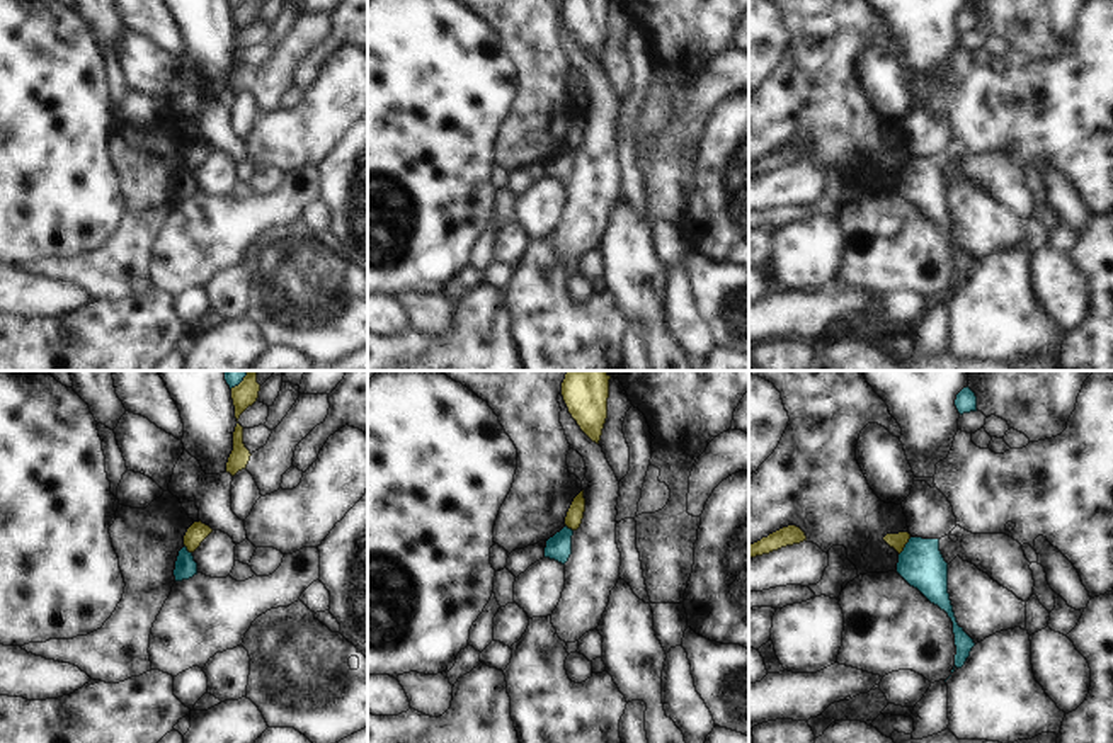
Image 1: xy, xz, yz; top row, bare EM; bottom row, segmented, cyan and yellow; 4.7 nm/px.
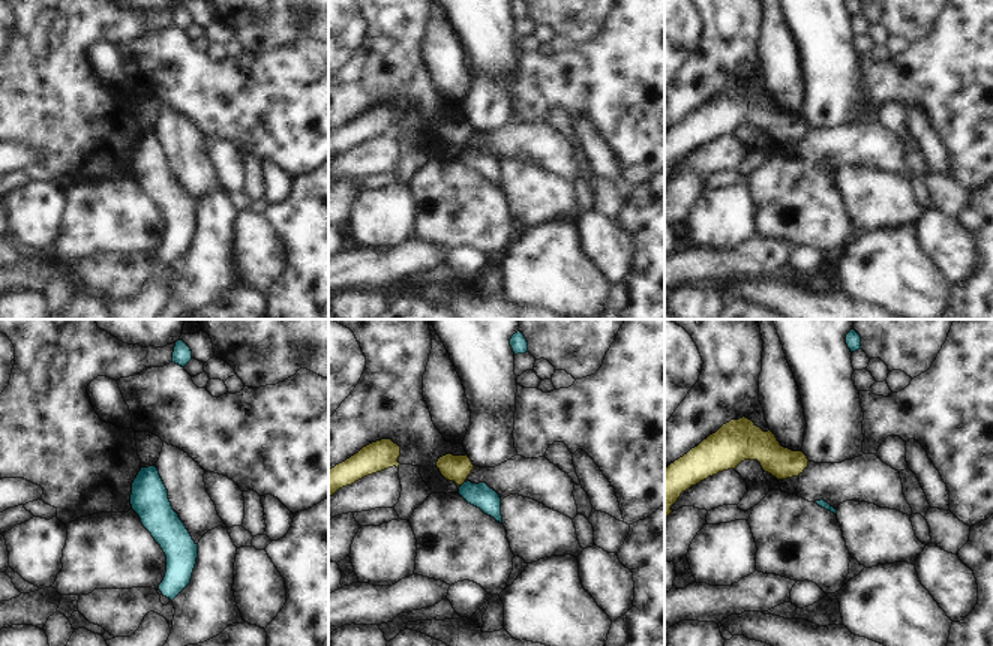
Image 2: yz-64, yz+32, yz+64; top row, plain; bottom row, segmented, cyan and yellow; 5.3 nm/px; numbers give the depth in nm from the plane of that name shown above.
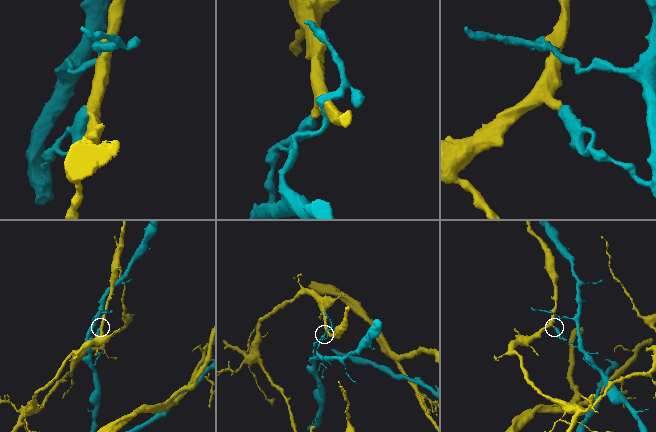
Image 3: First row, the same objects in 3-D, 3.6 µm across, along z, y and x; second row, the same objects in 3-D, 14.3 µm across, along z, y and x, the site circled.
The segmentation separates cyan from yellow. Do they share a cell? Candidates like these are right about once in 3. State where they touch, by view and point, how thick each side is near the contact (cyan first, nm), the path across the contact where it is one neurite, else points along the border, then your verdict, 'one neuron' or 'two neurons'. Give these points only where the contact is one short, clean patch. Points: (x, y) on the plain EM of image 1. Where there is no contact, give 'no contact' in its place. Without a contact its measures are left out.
yz (906, 165) | 220/80 nm | two neurons

